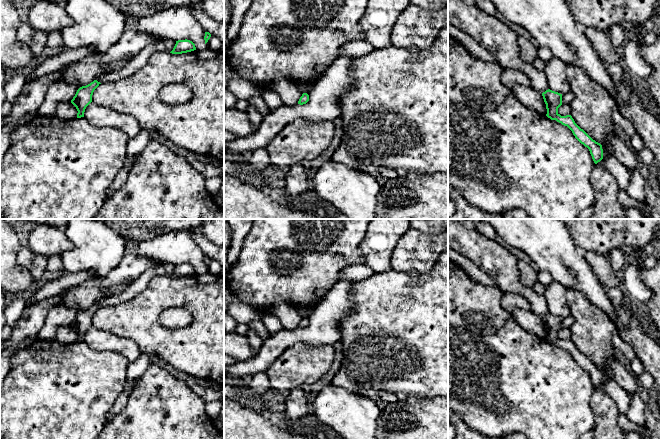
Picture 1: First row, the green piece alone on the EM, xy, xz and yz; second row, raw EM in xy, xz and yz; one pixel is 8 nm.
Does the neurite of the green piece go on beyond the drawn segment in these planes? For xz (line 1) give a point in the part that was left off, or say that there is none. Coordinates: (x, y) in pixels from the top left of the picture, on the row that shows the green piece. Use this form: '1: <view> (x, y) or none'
1: none

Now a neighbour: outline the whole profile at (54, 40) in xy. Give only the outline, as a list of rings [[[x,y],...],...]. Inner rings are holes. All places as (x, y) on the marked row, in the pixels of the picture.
[[[53,31],[48,34],[46,46],[51,48],[63,47],[62,35],[59,31]]]

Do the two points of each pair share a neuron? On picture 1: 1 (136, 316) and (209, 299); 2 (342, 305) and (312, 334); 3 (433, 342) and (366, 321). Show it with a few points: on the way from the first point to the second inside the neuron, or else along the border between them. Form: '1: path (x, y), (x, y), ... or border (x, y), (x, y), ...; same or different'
1: path (154, 300), (156, 298), (191, 298); same
2: path (335, 311), (319, 327); same
3: path (416, 334), (394, 332), (383, 327); same

